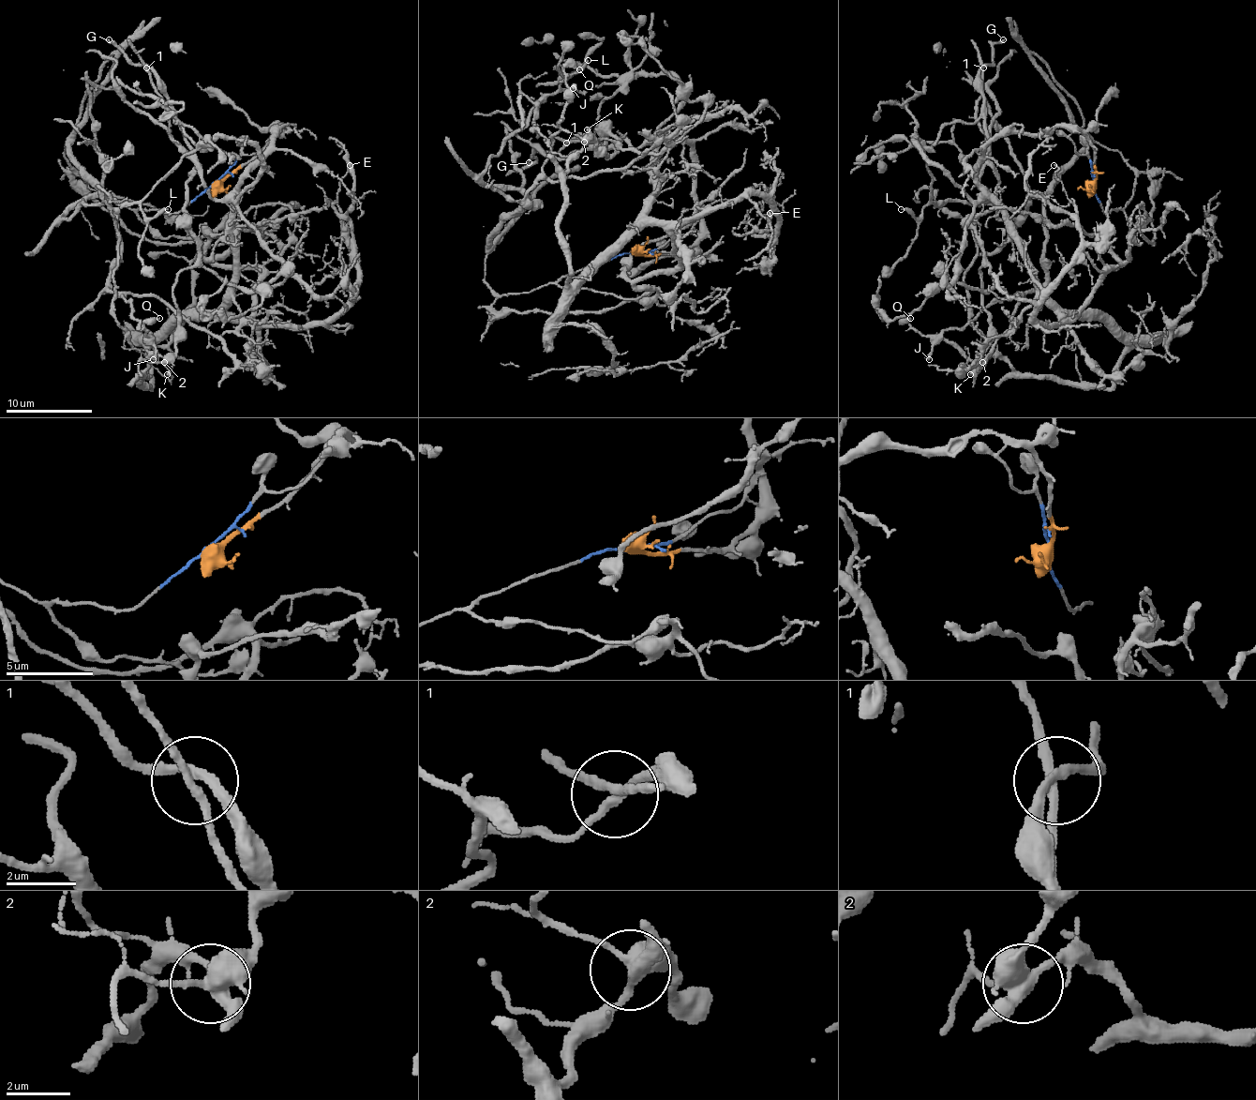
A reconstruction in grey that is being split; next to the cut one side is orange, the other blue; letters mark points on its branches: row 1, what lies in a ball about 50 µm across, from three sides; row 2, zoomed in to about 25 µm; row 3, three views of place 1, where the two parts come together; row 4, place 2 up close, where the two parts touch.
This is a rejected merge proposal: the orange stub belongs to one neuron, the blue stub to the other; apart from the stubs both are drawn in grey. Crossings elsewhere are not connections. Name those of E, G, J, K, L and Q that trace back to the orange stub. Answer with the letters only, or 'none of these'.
E, K

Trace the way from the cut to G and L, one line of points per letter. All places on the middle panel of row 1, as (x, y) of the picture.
G: (635, 253), (498, 294), (487, 238), (526, 198), (487, 161), (549, 95), (619, 85), (588, 142), (528, 163)
L: (635, 253), (528, 293), (498, 294), (485, 281), (487, 238), (526, 198), (489, 187), (483, 170), (588, 60)

